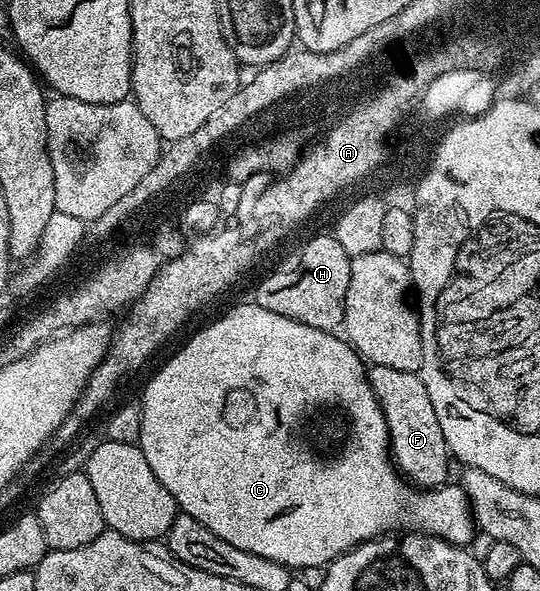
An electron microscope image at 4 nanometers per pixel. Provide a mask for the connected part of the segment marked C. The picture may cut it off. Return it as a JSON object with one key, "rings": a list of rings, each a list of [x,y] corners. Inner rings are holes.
{"rings":[[[255,303],[240,305],[229,311],[225,317],[217,319],[213,325],[200,329],[152,378],[144,389],[142,411],[142,431],[138,442],[146,463],[150,463],[158,483],[170,491],[181,513],[190,515],[210,527],[218,539],[226,539],[233,547],[241,551],[250,551],[250,555],[262,555],[262,559],[274,559],[290,571],[296,569],[316,569],[327,566],[335,557],[341,557],[346,551],[363,541],[372,541],[381,535],[393,531],[419,531],[429,533],[451,545],[471,546],[474,522],[472,504],[459,484],[445,483],[435,487],[413,487],[398,472],[391,456],[388,443],[388,428],[382,415],[382,407],[368,382],[368,369],[359,353],[348,344],[343,336],[335,332],[327,333],[318,327],[306,327],[286,315],[274,315],[266,307]]]}

